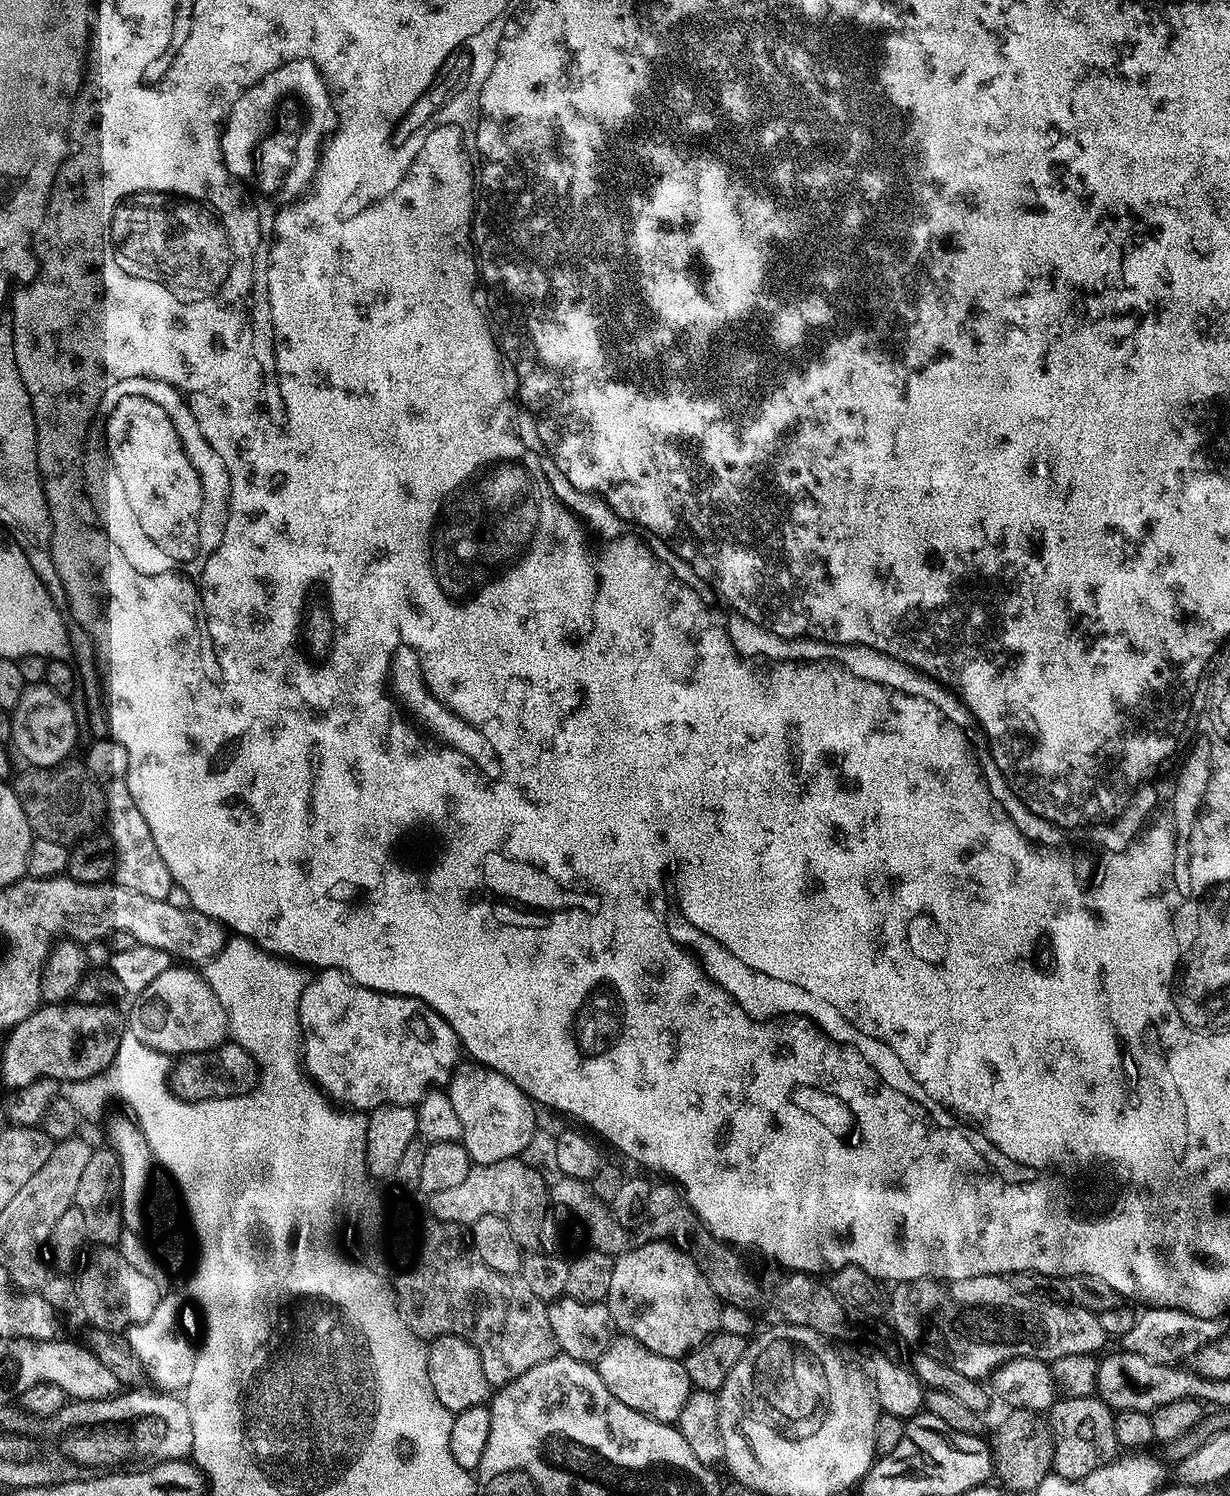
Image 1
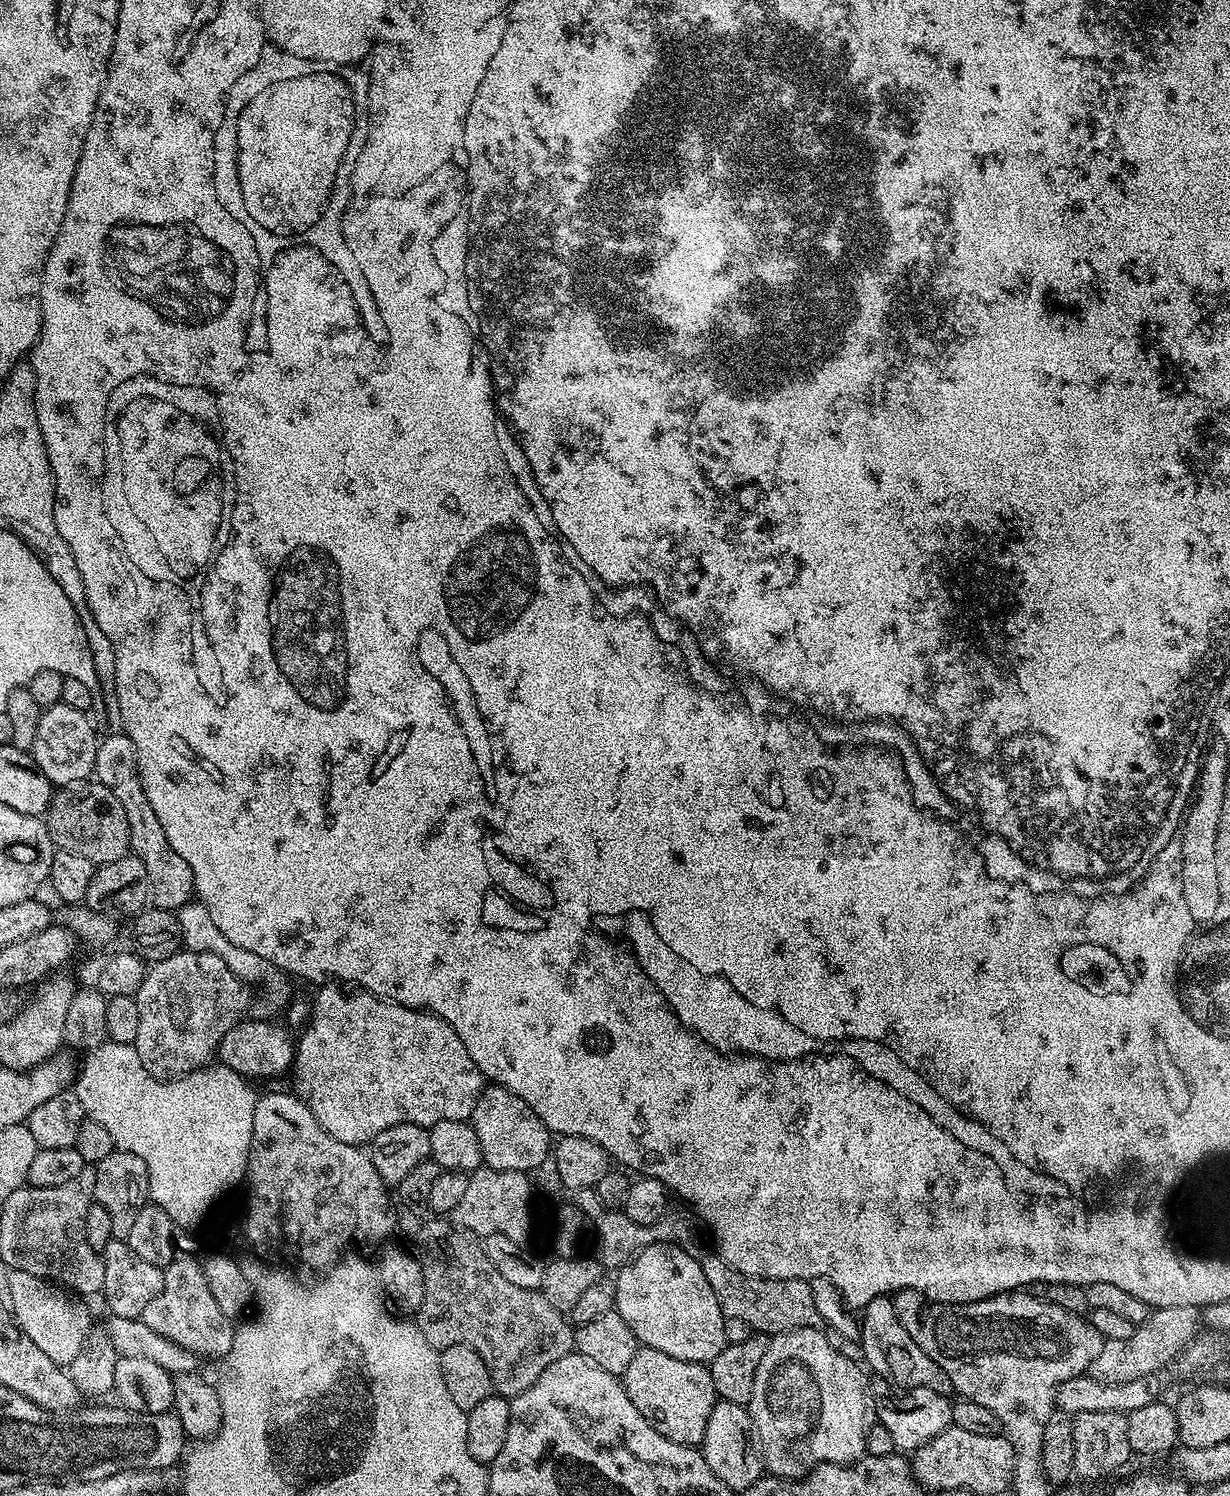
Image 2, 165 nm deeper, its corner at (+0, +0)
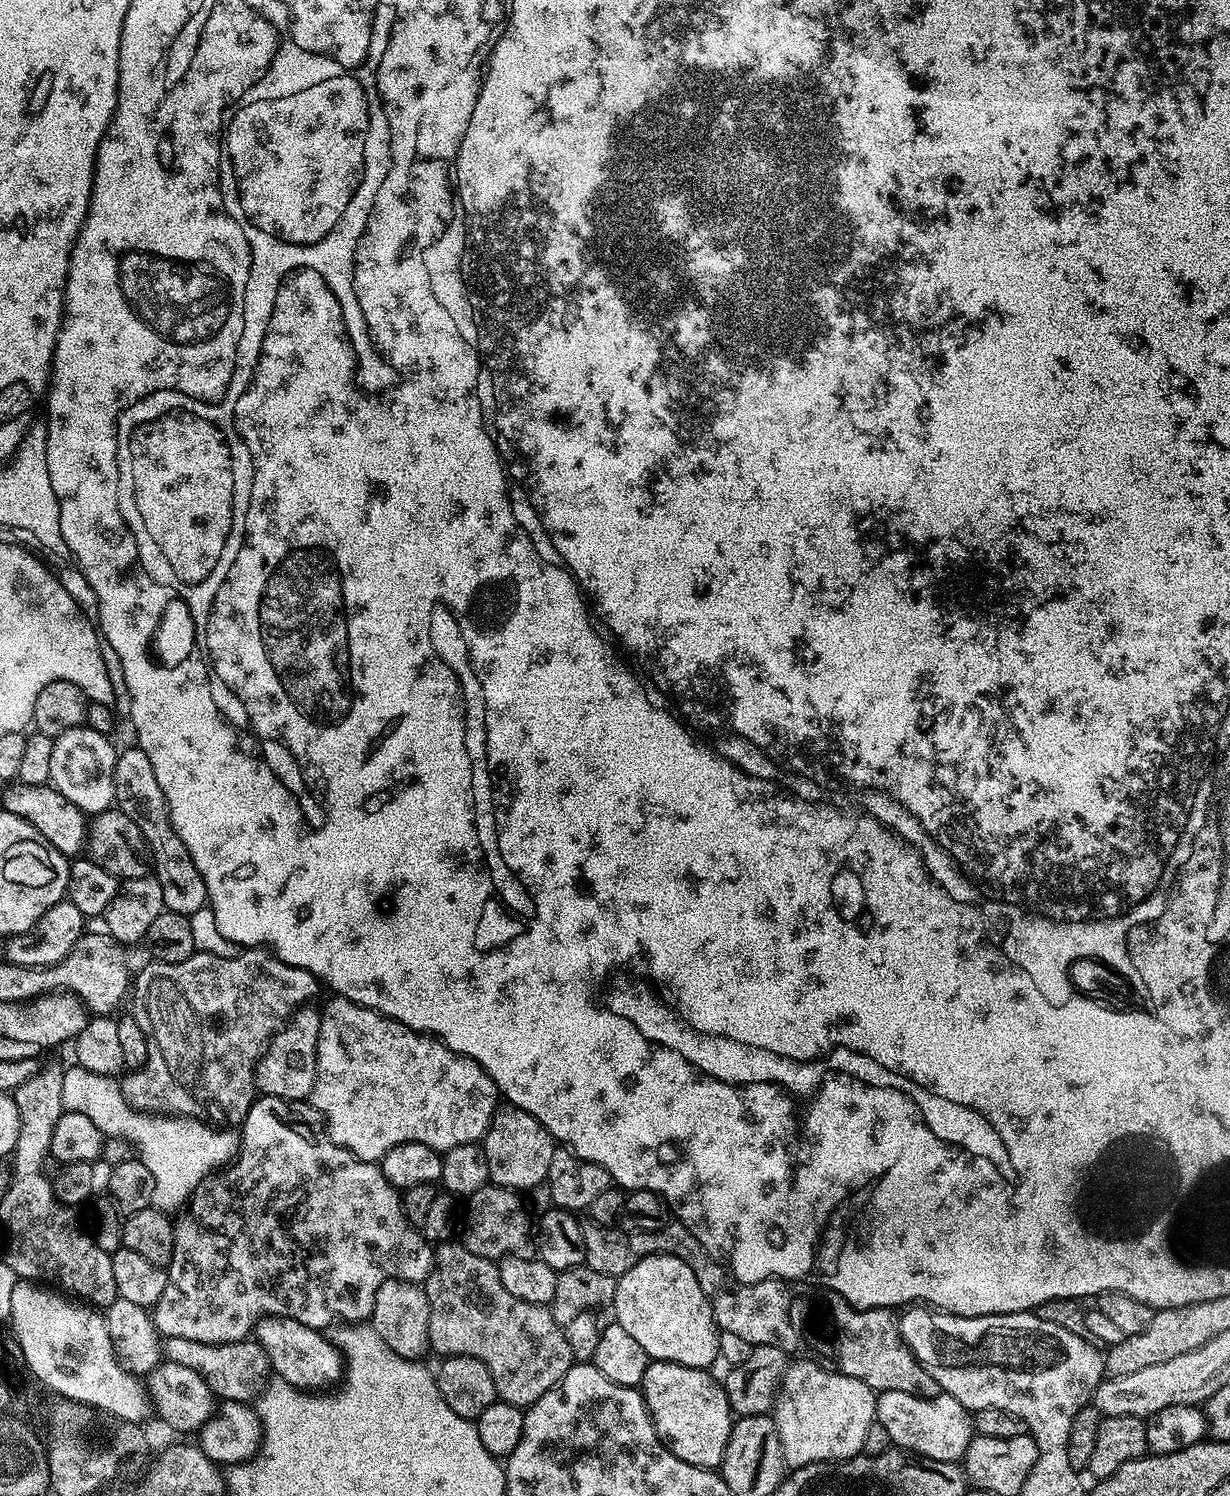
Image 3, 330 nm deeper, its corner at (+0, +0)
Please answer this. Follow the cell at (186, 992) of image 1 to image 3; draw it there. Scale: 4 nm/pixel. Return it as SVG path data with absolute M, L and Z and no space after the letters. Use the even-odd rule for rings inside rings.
M305 1006L272 1037L268 1049L256 1064L256 1086L260 1096L273 1096L289 1102L304 1102L311 1097L318 1058L320 1012Z

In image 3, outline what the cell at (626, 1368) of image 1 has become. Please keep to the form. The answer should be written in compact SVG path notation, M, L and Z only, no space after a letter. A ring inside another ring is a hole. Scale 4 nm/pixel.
M652 1360L646 1366L646 1374L642 1374L642 1382L638 1387L643 1395L644 1405L652 1415L656 1433L660 1436L660 1441L668 1447L670 1454L682 1458L682 1462L690 1466L716 1470L724 1460L726 1442L730 1442L734 1413L724 1393L723 1383L717 1377L715 1380L712 1374L703 1368L682 1366L678 1362Z

